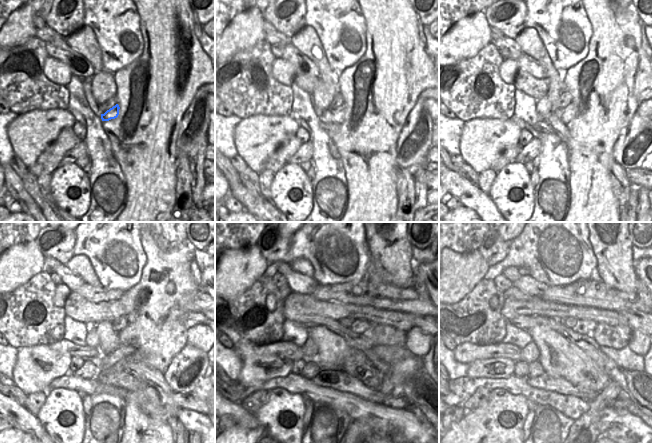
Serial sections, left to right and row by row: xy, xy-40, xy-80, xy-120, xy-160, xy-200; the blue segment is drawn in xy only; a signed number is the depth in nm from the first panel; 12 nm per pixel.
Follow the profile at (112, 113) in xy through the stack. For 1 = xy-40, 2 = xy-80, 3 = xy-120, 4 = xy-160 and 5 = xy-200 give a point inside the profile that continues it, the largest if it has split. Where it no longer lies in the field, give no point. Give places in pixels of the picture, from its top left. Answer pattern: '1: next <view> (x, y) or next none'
1: next xy-40 (336, 115)
2: next xy-80 (566, 114)
3: next xy-120 (127, 336)
4: next xy-160 (360, 326)
5: next xy-200 (584, 326)

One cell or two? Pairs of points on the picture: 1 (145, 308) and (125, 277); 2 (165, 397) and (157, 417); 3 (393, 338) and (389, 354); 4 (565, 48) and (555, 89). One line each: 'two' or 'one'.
1: two
2: two
3: two
4: two

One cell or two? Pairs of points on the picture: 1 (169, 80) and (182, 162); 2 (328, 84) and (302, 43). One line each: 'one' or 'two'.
1: two
2: one

